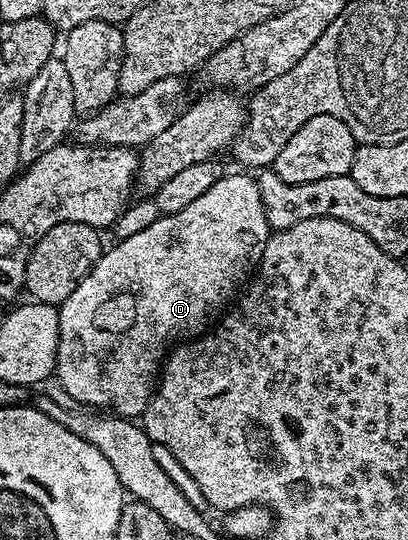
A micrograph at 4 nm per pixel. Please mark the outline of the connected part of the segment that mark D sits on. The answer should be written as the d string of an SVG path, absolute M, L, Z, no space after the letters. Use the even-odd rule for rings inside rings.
M223 173L222 178L216 180L216 184L212 184L212 188L208 188L208 192L204 192L204 196L199 196L195 202L188 204L188 208L180 208L180 212L175 214L155 217L155 222L148 223L143 230L135 229L126 239L115 241L114 247L111 250L109 247L103 253L99 261L79 280L75 291L57 307L59 312L59 350L56 377L78 404L86 408L97 408L102 412L113 412L127 420L134 420L143 415L151 395L155 391L160 367L171 347L183 340L199 338L210 330L215 319L223 313L222 305L226 301L229 303L243 289L247 279L258 269L258 262L264 252L264 244L270 239L272 231L266 219L264 204L260 200L260 188L257 181L251 175L250 178L246 175L249 173L238 173L242 174Z

